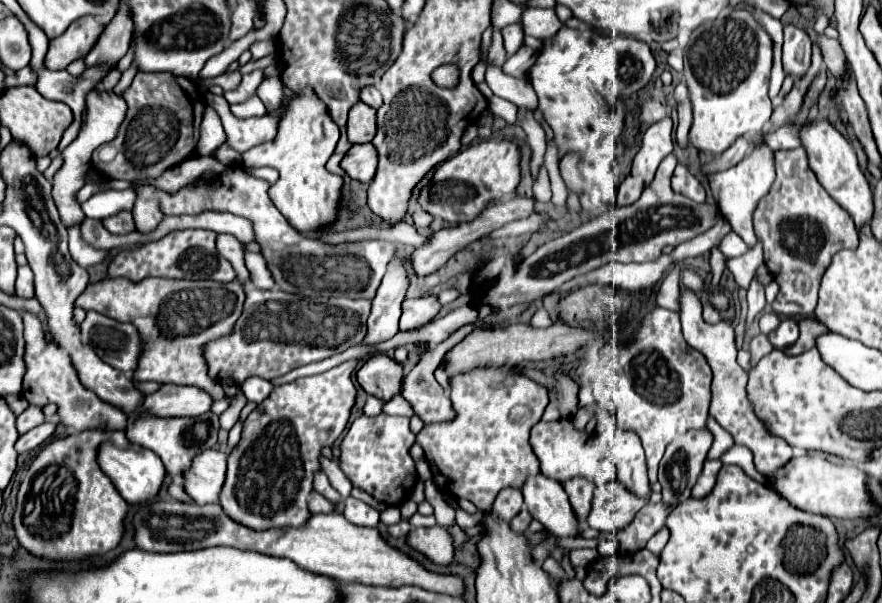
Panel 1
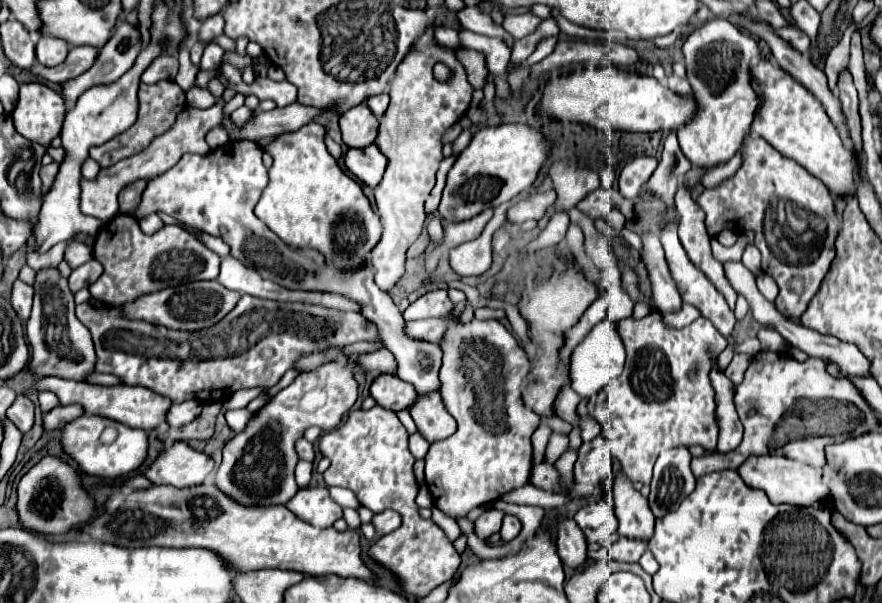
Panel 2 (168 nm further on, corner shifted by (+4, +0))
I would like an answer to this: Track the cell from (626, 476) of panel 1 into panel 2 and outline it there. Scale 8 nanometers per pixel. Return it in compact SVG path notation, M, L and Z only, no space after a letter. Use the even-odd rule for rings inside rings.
M617 471L613 479L613 501L619 519L619 533L633 539L651 539L655 517L647 499L635 491L633 481L625 477L625 471Z

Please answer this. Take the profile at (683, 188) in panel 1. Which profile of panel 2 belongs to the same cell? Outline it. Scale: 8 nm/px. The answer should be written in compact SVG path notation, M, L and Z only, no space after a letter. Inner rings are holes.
M679 185L677 193L675 193L675 207L677 207L679 215L681 215L679 239L681 239L681 245L687 251L687 257L723 293L729 307L735 309L737 291L727 283L729 279L725 277L723 265L711 257L709 233L705 229L705 213L701 213L701 207L691 197L691 191L685 185Z

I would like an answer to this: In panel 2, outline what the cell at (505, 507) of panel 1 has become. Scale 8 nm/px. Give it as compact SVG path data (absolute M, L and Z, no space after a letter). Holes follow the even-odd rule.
M489 507L477 521L475 521L475 533L477 537L481 539L487 539L491 533L497 533L501 529L501 521L503 521L505 513L495 509L495 507Z

